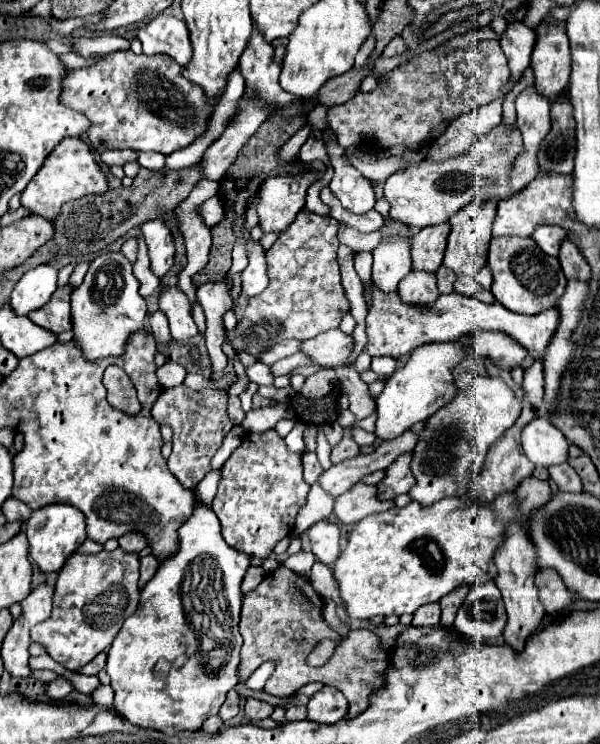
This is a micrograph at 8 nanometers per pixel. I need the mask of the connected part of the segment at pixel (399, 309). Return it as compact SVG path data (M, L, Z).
M372 290L372 306L366 316L366 334L370 338L370 350L366 350L370 356L390 356L398 358L402 354L408 354L410 350L432 344L432 342L450 342L464 334L470 334L472 330L500 330L504 334L510 334L514 340L518 340L526 350L542 354L546 346L552 340L552 334L558 328L558 310L550 308L536 316L524 316L506 310L502 304L484 304L476 298L462 296L462 294L442 294L434 306L406 306L400 302L398 294L382 294L378 290Z

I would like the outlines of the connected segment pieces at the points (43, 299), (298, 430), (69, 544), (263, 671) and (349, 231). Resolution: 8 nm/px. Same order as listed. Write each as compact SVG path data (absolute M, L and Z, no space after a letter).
M42 264L26 272L14 286L10 296L10 308L18 316L28 316L40 310L56 290L56 268L52 264Z
M296 422L294 428L292 428L292 432L284 438L286 444L288 444L288 448L294 450L294 452L300 452L300 454L306 452L306 448L304 448L304 440L302 440L302 430L304 430L304 424L302 424L302 422Z
M50 504L32 512L26 522L26 536L30 542L30 556L40 566L44 574L58 572L64 562L76 552L76 548L86 540L86 522L84 514L70 504Z
M272 660L264 662L264 664L258 666L258 668L252 672L252 676L246 680L246 686L252 688L252 690L262 690L264 684L266 684L266 680L268 680L268 676L274 672L274 668L276 668L276 662L272 662Z
M340 226L340 244L350 246L354 252L372 252L382 242L382 232L374 230L370 234L362 234L350 226Z

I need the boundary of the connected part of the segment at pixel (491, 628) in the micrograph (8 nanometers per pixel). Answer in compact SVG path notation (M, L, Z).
M494 582L470 588L466 602L460 606L454 626L478 642L486 642L502 634L506 626L506 610L500 590Z

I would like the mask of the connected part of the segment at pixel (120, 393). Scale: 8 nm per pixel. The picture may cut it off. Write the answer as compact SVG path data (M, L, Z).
M110 366L104 372L104 386L108 390L108 402L114 408L128 414L136 414L140 410L140 402L136 400L136 390L130 378L118 366Z

